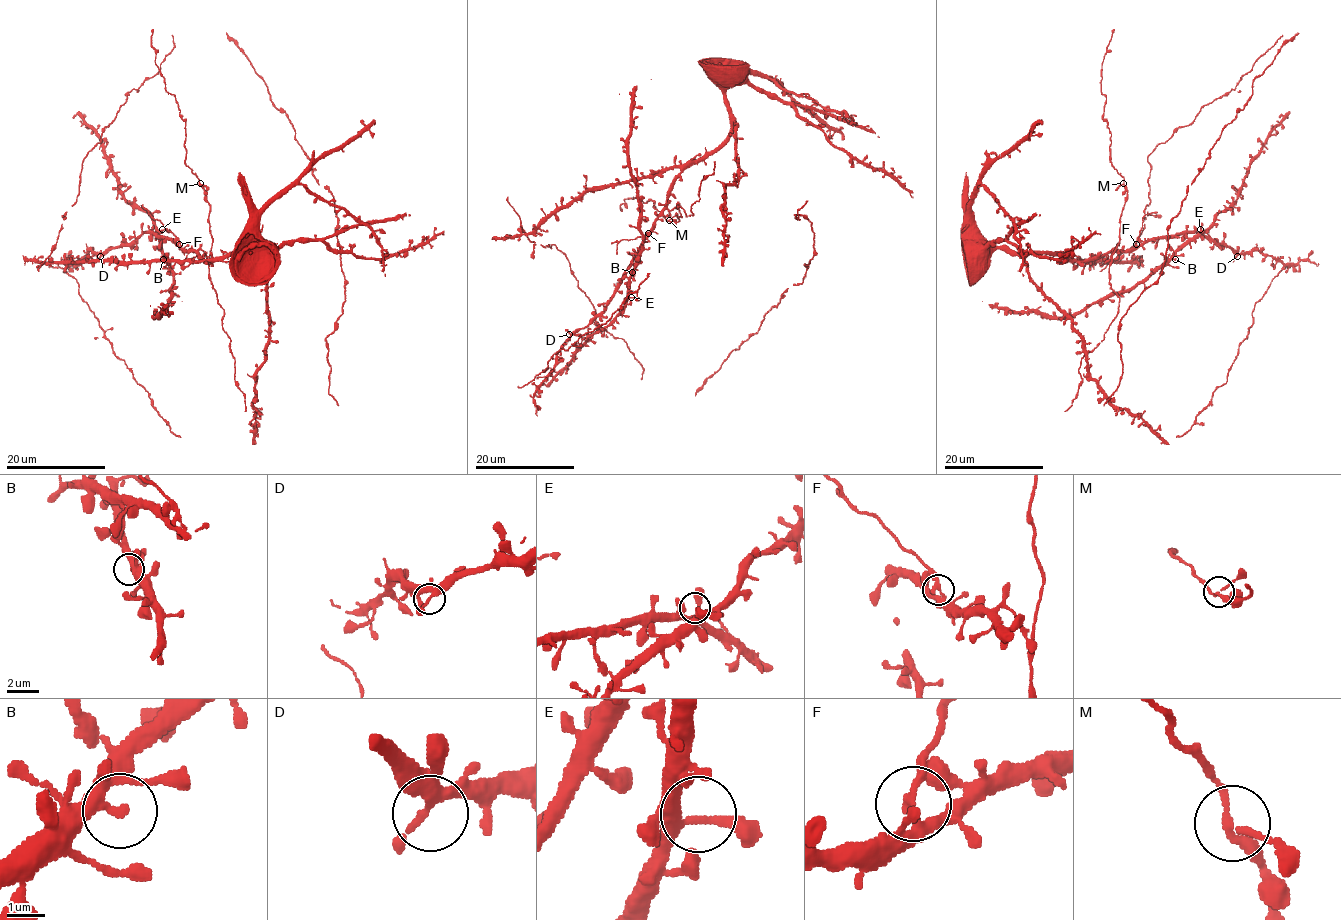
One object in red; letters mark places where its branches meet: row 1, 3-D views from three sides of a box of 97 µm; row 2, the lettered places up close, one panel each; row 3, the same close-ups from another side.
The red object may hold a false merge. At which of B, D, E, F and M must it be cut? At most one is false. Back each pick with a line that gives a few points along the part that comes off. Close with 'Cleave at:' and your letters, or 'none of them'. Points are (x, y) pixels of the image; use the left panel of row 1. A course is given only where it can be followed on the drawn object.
F: (180, 244), (147, 212)
Cleave at: F

